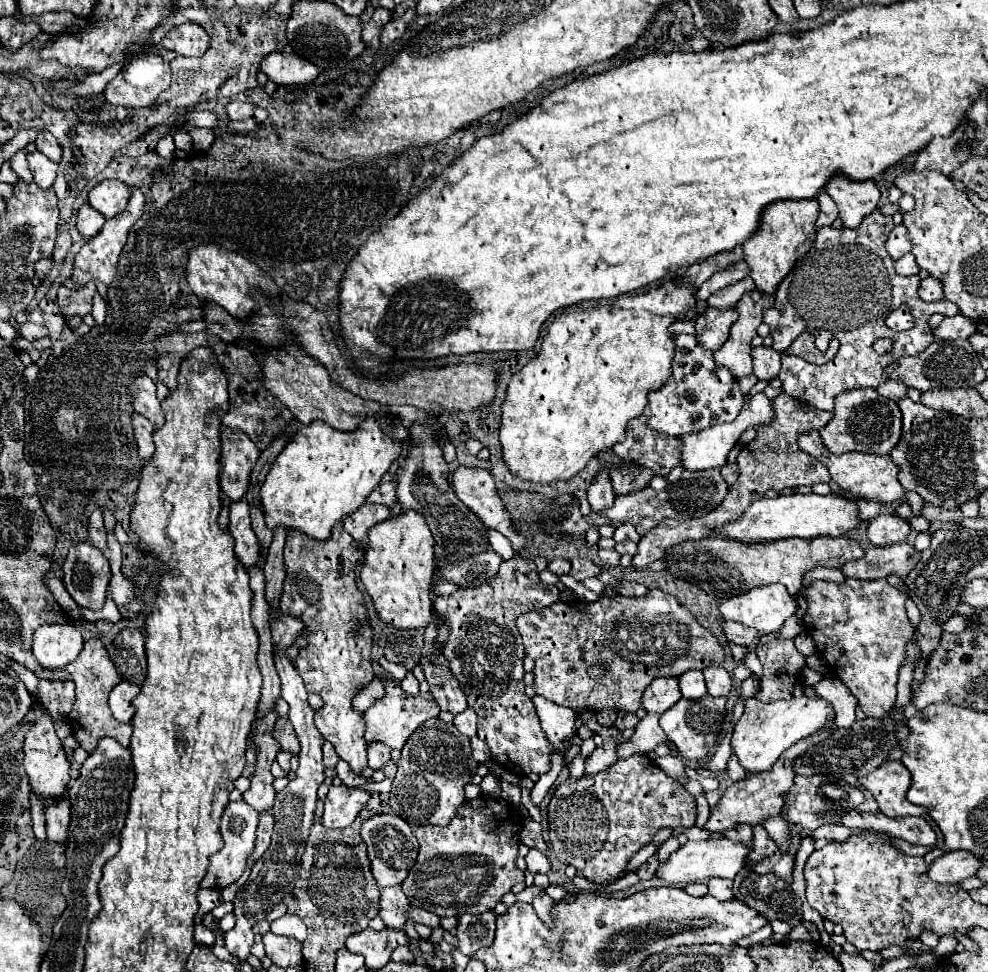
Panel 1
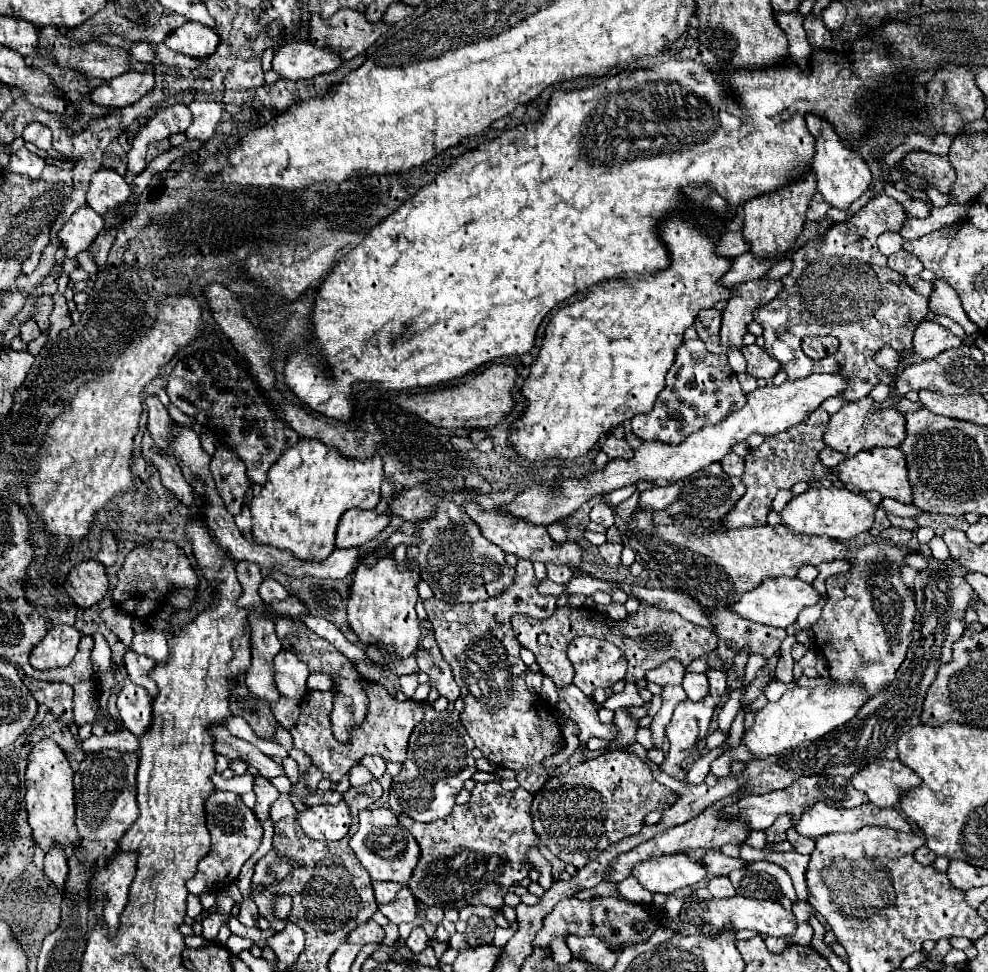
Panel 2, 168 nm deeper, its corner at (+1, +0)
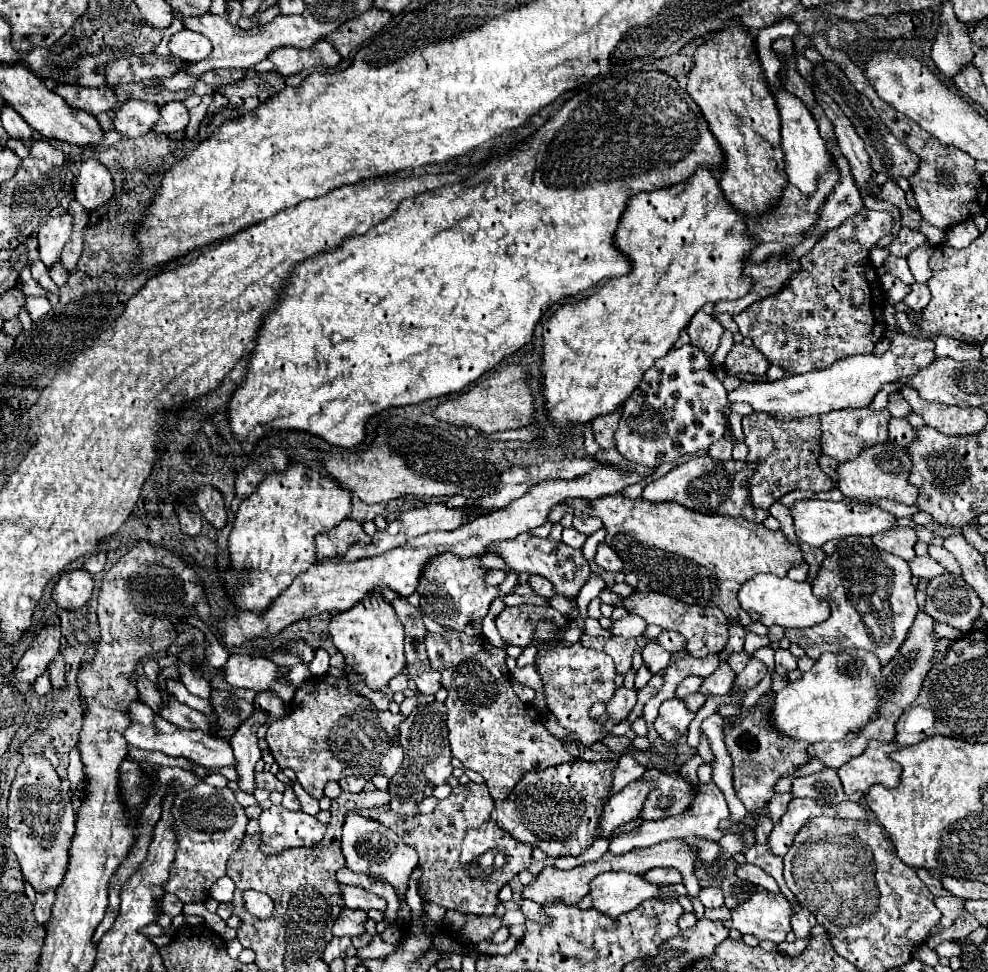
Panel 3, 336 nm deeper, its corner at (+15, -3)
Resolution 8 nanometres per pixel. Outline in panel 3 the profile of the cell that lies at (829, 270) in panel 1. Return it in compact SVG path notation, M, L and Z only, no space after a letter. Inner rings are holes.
M862 208L856 216L848 218L844 224L840 224L838 228L834 230L828 230L816 244L814 248L800 258L800 274L796 274L796 278L792 278L792 282L788 282L788 286L784 286L784 290L780 290L780 294L772 294L760 302L754 302L748 310L740 312L734 316L734 322L738 324L738 330L742 336L748 336L754 346L768 358L770 364L774 366L780 366L784 368L786 374L804 374L804 372L812 372L812 370L822 370L822 368L828 368L832 366L832 362L836 362L838 358L844 358L844 356L854 356L854 354L872 354L874 346L884 338L886 334L886 322L884 322L884 304L886 300L882 298L882 290L880 290L880 284L878 284L878 272L876 268L870 264L868 260L868 250L880 240L884 238L886 234L890 234L894 228L894 216L892 212L874 212L874 210L868 210L868 208Z

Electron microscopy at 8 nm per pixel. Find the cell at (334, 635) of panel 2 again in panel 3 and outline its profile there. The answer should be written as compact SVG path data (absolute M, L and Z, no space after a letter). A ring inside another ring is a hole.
M318 648L316 650L316 658L310 664L312 676L324 676L326 670L328 670L328 660L330 660L330 654L324 648Z

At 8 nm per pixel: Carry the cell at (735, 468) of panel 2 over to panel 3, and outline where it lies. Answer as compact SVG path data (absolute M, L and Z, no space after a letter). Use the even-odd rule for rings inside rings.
M720 438L718 442L714 442L712 446L710 446L710 456L712 458L718 458L718 460L730 460L732 458L732 442L730 440L724 440L724 438Z

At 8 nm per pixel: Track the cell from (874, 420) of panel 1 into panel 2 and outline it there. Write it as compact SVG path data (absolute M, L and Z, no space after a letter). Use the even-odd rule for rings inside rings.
M862 397L856 403L850 403L846 407L842 407L838 413L834 413L830 417L828 429L824 433L824 441L828 447L844 453L846 457L854 457L856 453L870 449L870 447L896 447L904 441L906 437L906 419L900 411L896 409L884 409L878 413L870 413L870 405L874 403L874 399L870 397Z

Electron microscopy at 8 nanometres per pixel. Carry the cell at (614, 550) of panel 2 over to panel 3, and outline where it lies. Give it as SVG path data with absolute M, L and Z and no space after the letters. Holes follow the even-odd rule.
M598 544L598 552L596 552L596 558L594 562L604 568L604 570L610 570L610 572L618 572L622 570L622 560L616 556L616 552L608 546L608 544Z

